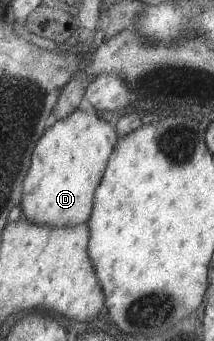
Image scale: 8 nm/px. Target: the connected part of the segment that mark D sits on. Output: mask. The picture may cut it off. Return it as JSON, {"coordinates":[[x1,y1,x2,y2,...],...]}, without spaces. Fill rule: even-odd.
{"coordinates":[[84,106,64,120,53,122,40,138,26,178,22,215,48,226,78,226,92,217,98,186,116,149,119,133,92,109]]}

